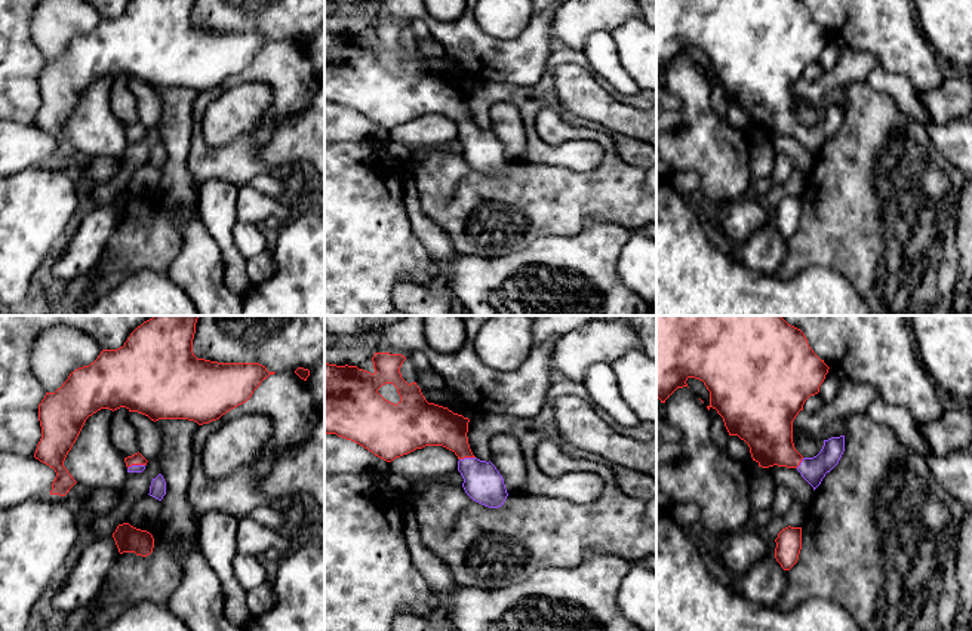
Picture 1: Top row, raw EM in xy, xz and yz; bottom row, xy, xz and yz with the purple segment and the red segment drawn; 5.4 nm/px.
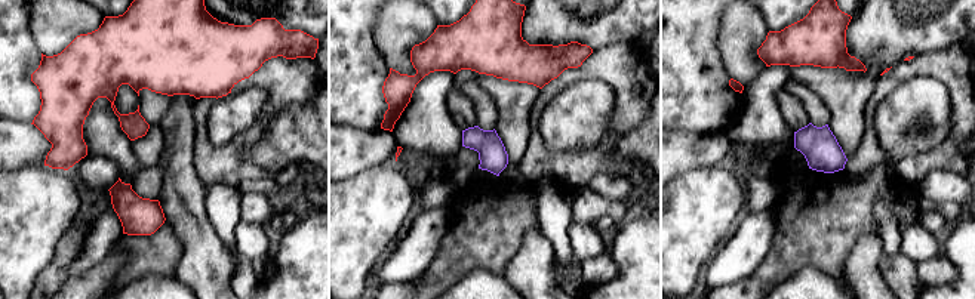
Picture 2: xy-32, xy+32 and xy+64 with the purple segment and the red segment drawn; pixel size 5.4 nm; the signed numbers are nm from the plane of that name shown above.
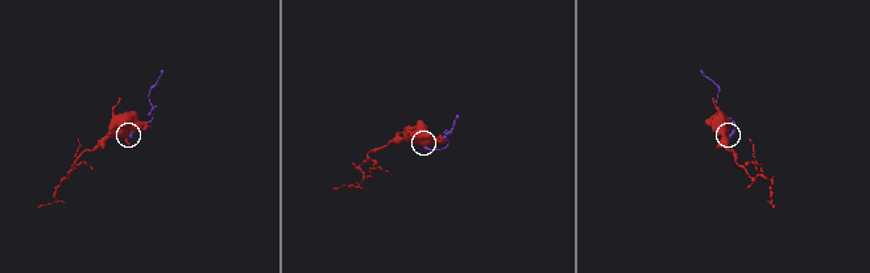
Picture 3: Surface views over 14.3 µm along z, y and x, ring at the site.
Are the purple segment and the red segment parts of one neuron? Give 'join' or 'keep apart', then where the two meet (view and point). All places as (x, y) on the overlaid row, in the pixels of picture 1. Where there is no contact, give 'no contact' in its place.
join | xz (467, 458)

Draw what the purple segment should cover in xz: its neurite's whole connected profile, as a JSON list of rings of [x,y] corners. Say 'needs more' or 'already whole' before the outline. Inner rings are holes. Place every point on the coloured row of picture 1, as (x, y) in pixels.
needs more; [[[375,353],[373,373],[357,366],[324,363],[324,434],[351,440],[387,462],[425,446],[443,446],[459,459],[458,471],[464,478],[465,493],[485,507],[502,507],[508,496],[504,478],[490,461],[480,461],[473,455],[467,437],[470,419],[428,403],[416,382],[407,384],[402,378],[400,367],[405,360],[402,354]],[[385,384],[397,388],[400,395],[397,404],[378,393]]]

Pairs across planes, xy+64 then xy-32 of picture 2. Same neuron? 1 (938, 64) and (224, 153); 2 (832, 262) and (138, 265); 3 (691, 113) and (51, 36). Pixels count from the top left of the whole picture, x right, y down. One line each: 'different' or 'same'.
1: same
2: same
3: different

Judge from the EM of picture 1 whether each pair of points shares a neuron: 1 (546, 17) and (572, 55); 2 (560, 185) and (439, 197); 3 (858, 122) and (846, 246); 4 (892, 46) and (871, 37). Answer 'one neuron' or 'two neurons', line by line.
1: two neurons
2: one neuron
3: one neuron
4: one neuron

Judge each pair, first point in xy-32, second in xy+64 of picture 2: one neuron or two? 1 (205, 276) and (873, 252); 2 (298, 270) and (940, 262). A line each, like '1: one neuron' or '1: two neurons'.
1: one neuron
2: two neurons

